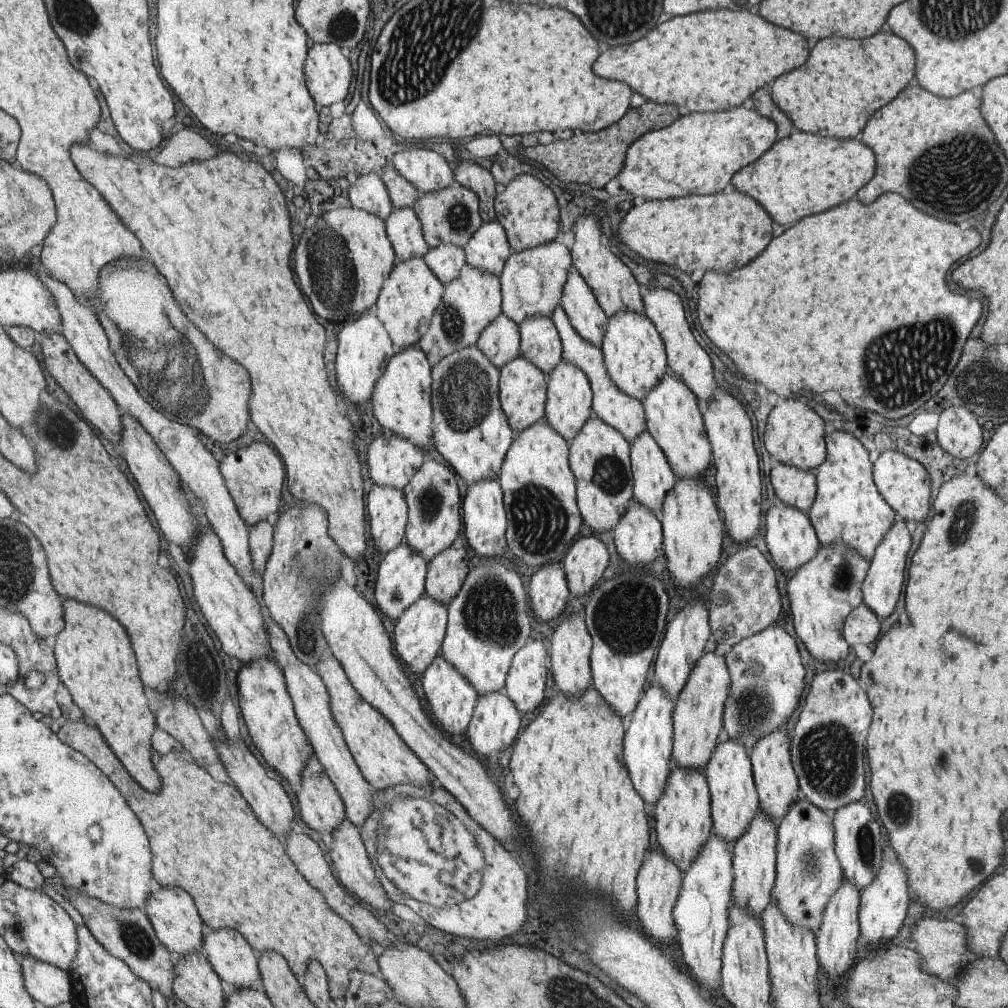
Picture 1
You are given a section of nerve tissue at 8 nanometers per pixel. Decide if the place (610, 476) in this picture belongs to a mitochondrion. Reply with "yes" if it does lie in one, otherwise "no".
yes

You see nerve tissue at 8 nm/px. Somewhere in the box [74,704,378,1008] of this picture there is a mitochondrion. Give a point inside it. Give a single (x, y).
(132, 934)

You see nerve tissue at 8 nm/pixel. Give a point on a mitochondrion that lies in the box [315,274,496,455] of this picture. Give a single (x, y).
(463, 395)

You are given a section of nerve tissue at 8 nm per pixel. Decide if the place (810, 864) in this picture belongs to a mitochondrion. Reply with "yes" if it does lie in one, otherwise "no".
yes

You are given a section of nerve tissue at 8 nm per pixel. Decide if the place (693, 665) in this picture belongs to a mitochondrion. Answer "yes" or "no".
no

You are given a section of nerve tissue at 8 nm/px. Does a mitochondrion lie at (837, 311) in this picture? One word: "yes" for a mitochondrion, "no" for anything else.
no

